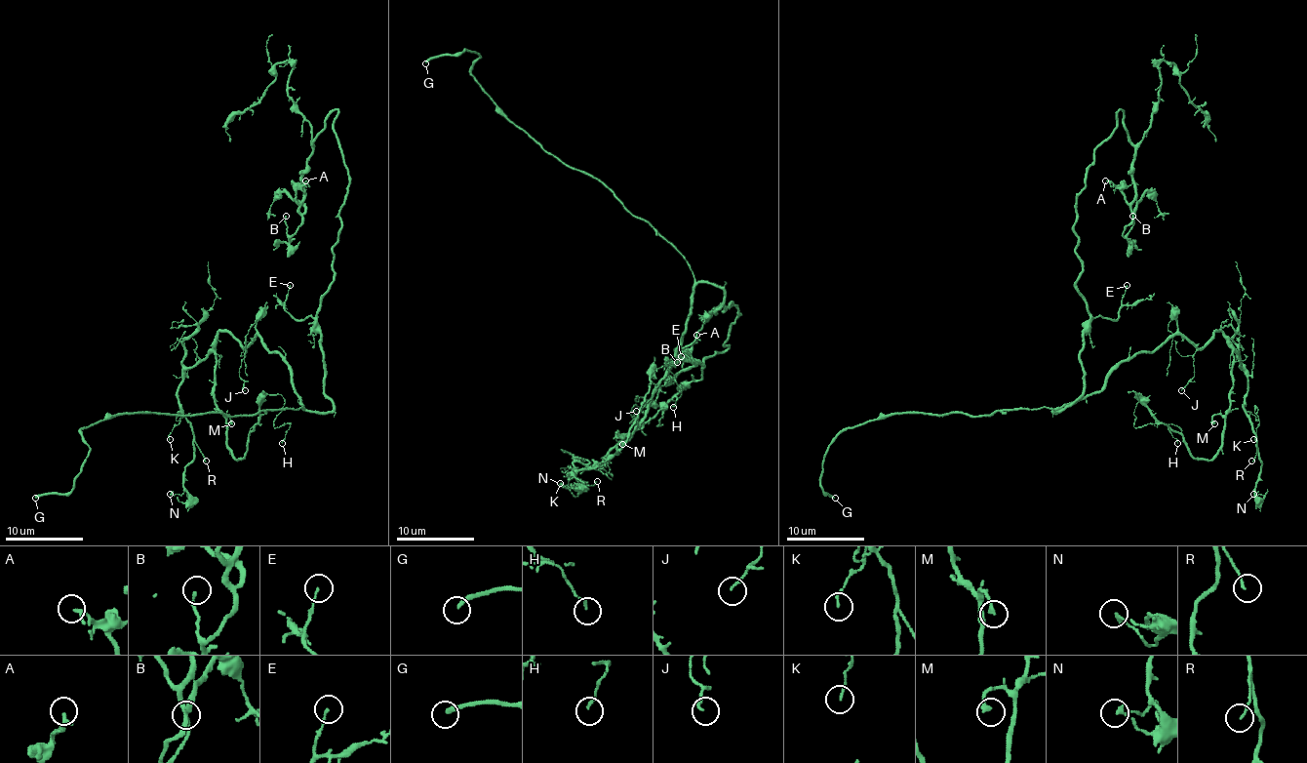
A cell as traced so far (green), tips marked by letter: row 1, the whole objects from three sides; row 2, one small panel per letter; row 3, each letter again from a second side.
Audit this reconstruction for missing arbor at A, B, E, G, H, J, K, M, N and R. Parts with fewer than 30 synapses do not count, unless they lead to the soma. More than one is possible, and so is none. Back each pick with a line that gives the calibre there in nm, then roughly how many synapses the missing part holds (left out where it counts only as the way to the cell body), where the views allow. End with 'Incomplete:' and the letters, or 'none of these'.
G: 240 nm thick
Incomplete: G

